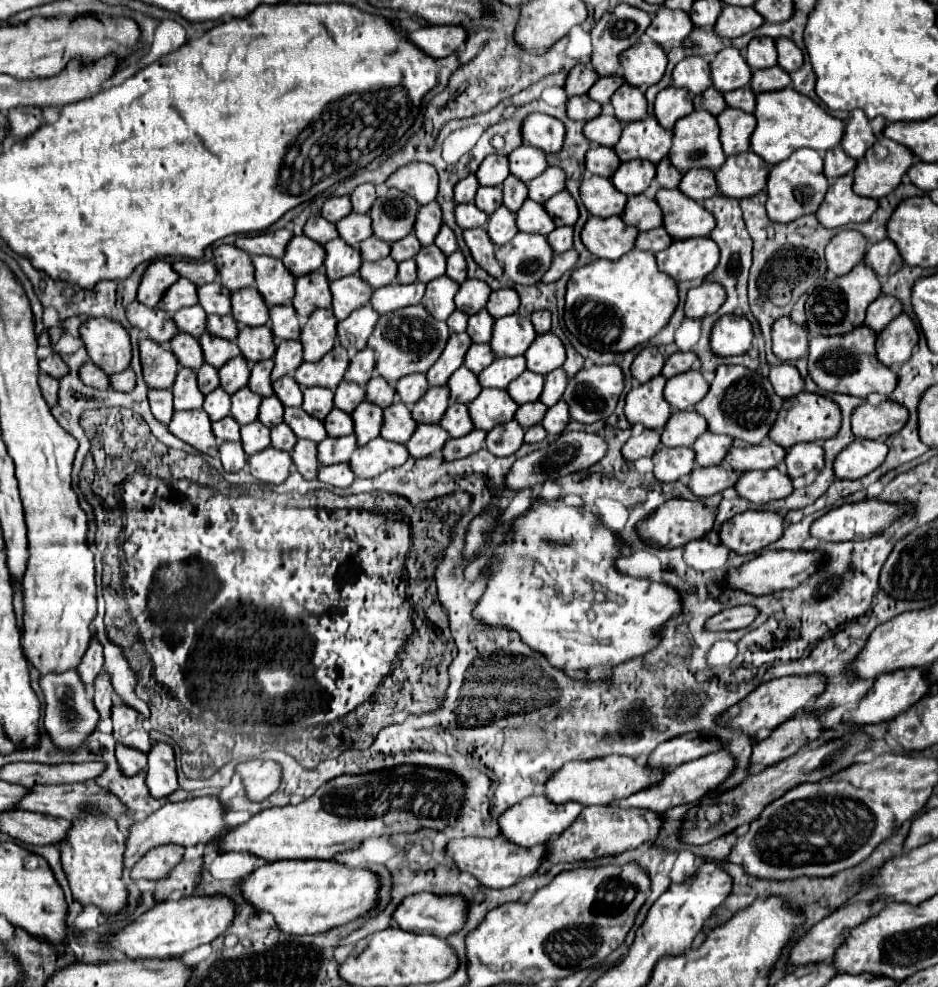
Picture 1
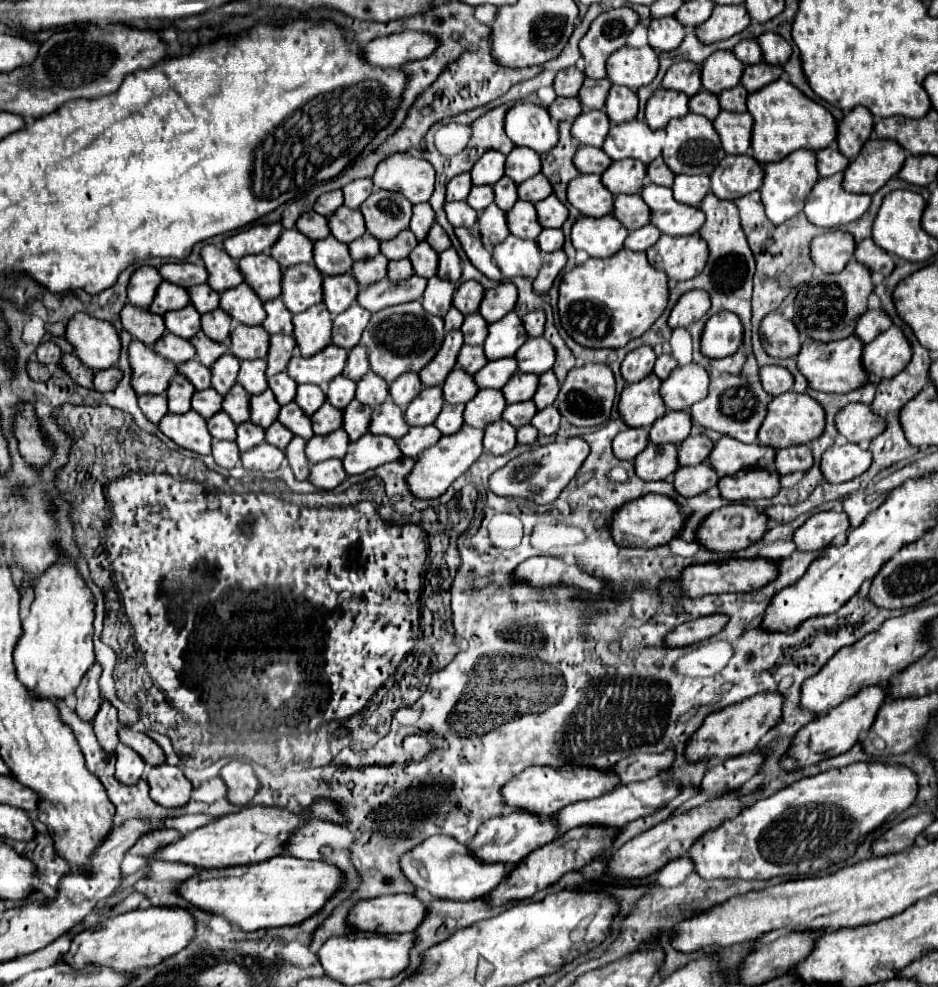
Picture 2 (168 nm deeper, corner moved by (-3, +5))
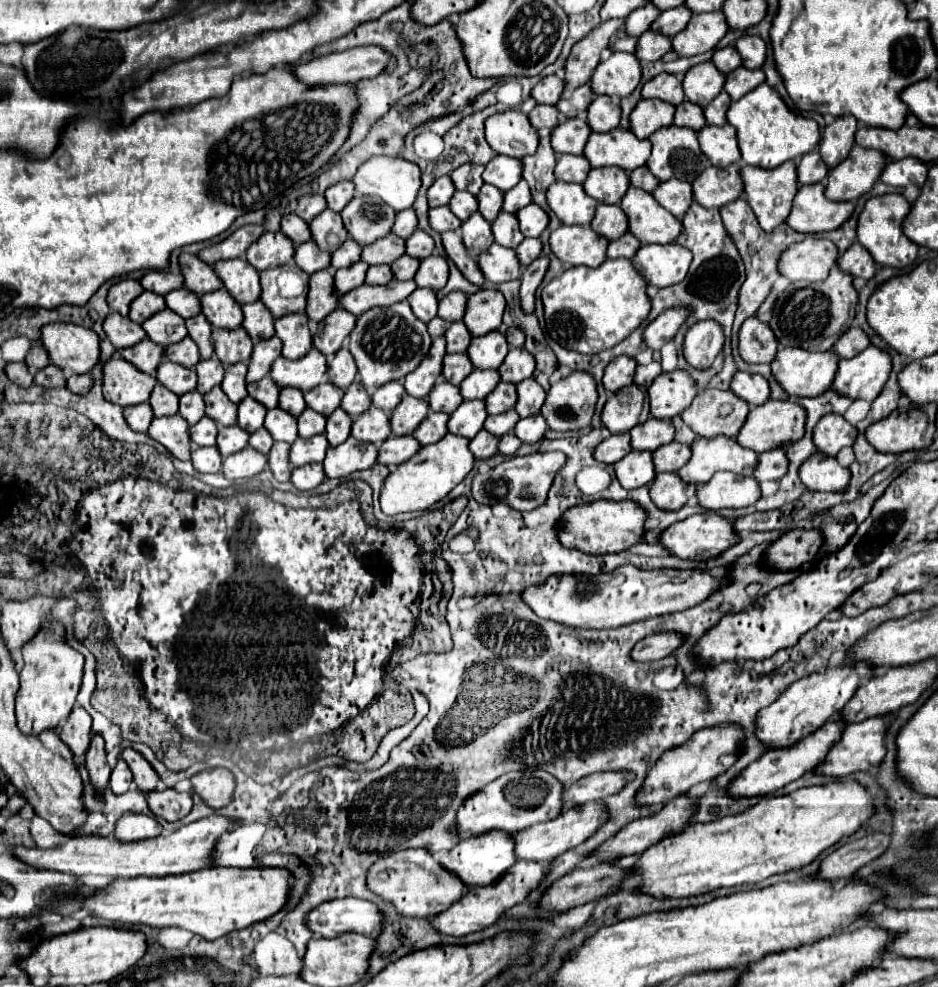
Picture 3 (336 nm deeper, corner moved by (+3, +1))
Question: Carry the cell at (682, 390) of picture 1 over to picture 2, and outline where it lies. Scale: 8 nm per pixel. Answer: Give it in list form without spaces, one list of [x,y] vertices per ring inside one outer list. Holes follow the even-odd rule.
[[[692,362],[672,370],[672,374],[662,382],[660,394],[666,408],[688,410],[692,404],[706,398],[708,382],[708,372]]]

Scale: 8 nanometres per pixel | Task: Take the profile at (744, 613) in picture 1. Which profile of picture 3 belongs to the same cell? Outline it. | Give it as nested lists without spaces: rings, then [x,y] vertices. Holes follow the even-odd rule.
[[[662,632],[662,634],[646,636],[642,642],[638,642],[638,646],[634,646],[632,654],[634,654],[634,660],[654,662],[654,660],[662,660],[670,656],[684,642],[686,638],[678,632]]]

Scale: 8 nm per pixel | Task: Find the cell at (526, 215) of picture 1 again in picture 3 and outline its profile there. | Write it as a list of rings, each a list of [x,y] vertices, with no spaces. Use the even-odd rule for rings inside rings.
[[[504,210],[492,222],[492,232],[494,232],[496,242],[502,246],[508,246],[508,248],[516,248],[524,240],[522,232],[518,230],[518,218]]]

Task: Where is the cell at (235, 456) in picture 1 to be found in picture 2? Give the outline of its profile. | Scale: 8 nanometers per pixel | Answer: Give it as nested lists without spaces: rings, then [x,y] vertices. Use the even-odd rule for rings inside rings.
[[[214,440],[212,442],[212,456],[216,460],[218,466],[222,468],[234,468],[240,460],[240,450],[234,442],[226,442],[226,440]]]

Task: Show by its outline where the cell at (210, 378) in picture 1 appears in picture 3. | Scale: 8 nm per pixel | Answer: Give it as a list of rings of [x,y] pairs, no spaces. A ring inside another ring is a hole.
[[[162,362],[156,370],[156,380],[166,386],[168,390],[172,390],[174,394],[182,396],[186,392],[196,390],[196,370],[194,368],[186,368],[186,366],[178,366],[174,362]]]

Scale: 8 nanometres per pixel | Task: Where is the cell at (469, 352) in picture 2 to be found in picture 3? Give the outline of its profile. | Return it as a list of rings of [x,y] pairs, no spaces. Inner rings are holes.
[[[446,354],[444,358],[444,378],[448,382],[452,382],[454,386],[460,386],[462,380],[474,370],[474,366],[470,364],[470,358],[466,354]]]

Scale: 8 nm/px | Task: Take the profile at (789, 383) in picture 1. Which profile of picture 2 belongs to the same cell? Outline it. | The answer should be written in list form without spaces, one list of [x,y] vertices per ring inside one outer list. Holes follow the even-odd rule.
[[[764,366],[760,368],[760,382],[770,396],[780,396],[792,388],[794,378],[782,366]]]

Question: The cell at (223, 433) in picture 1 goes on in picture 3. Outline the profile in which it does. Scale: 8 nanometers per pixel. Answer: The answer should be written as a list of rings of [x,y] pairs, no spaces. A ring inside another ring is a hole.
[[[204,416],[198,424],[190,428],[190,438],[198,446],[216,446],[216,436],[218,436],[218,426],[208,416]]]

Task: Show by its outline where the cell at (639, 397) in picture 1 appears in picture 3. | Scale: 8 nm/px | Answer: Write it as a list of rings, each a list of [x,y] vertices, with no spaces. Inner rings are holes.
[[[628,386],[622,388],[616,396],[612,396],[604,410],[602,422],[612,434],[630,432],[634,426],[646,422],[650,416],[650,402],[646,386]]]

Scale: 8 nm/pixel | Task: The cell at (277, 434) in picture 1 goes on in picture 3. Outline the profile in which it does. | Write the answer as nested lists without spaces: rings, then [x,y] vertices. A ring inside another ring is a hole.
[[[264,428],[256,430],[254,434],[250,434],[250,446],[252,446],[254,450],[262,452],[262,454],[268,454],[270,448],[272,448],[272,444],[274,444],[274,438],[272,438],[270,432],[264,430]]]

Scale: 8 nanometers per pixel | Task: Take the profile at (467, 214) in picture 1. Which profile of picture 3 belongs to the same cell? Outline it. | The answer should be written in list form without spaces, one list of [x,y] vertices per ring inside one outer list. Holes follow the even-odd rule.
[[[448,206],[430,208],[428,216],[430,216],[430,226],[440,234],[446,230],[458,230],[462,226],[462,220],[458,216],[454,216]]]

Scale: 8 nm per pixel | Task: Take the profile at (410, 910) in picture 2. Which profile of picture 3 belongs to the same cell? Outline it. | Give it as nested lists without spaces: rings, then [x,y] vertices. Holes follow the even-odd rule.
[[[340,898],[314,908],[308,914],[308,926],[320,938],[336,938],[346,932],[358,932],[376,940],[384,930],[384,914],[374,902]]]

